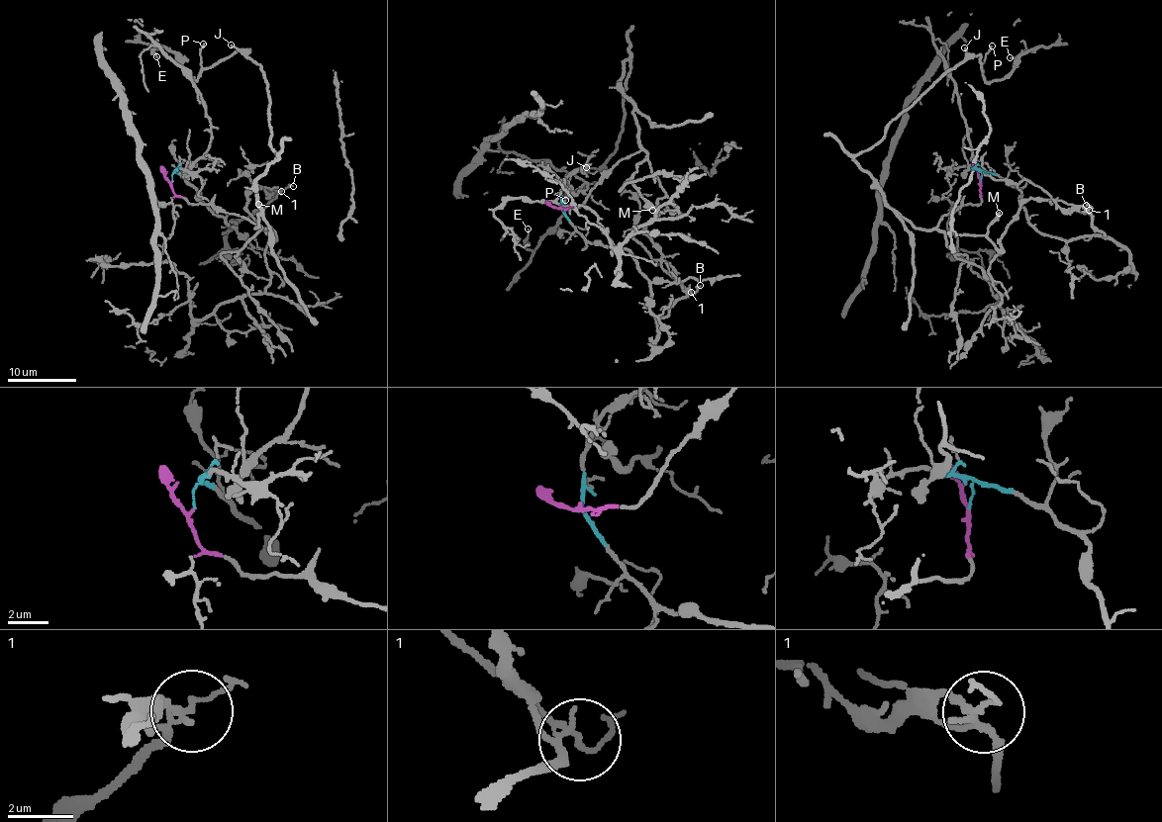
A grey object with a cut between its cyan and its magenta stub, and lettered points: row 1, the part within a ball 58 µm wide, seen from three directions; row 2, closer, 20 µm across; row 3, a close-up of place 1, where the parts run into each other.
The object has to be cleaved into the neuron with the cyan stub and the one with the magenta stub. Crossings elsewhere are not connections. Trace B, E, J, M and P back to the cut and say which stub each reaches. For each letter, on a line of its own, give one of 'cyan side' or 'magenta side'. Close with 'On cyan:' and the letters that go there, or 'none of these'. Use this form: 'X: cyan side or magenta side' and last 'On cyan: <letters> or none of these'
B: cyan side
E: magenta side
J: magenta side
M: magenta side
P: magenta side
On cyan: B

